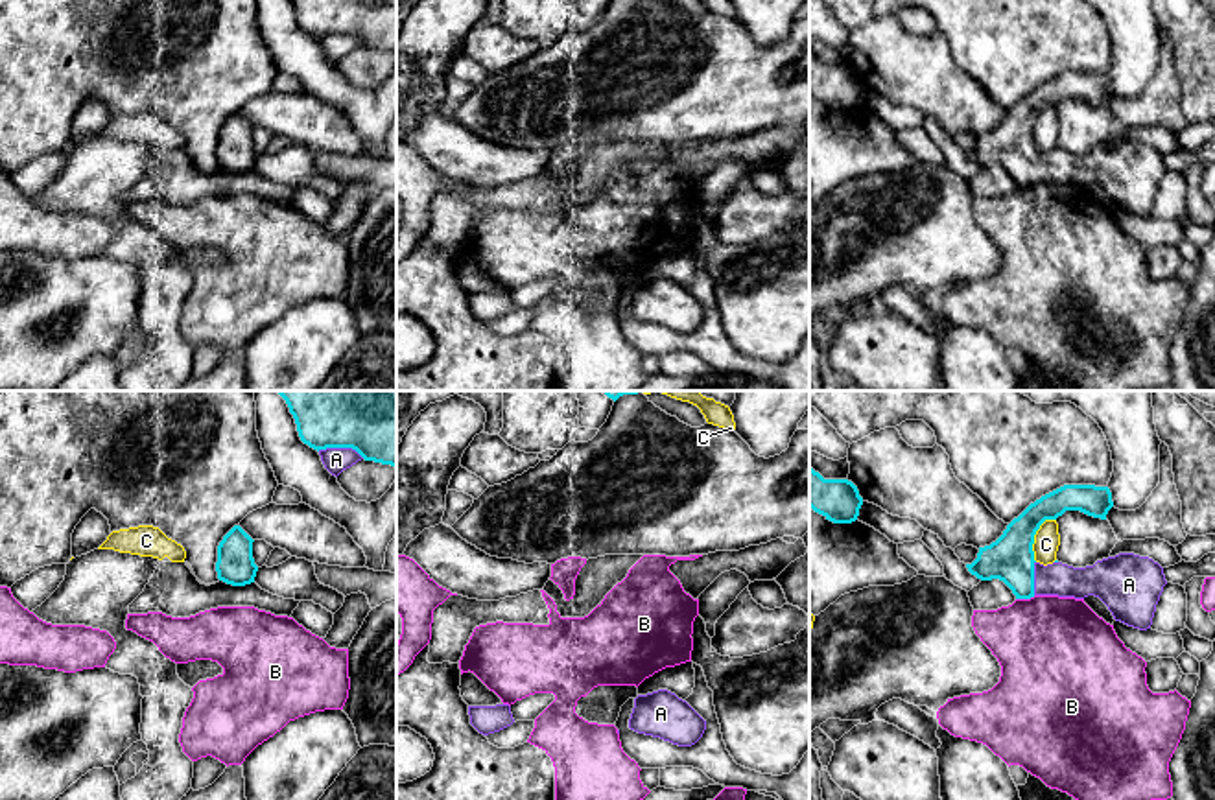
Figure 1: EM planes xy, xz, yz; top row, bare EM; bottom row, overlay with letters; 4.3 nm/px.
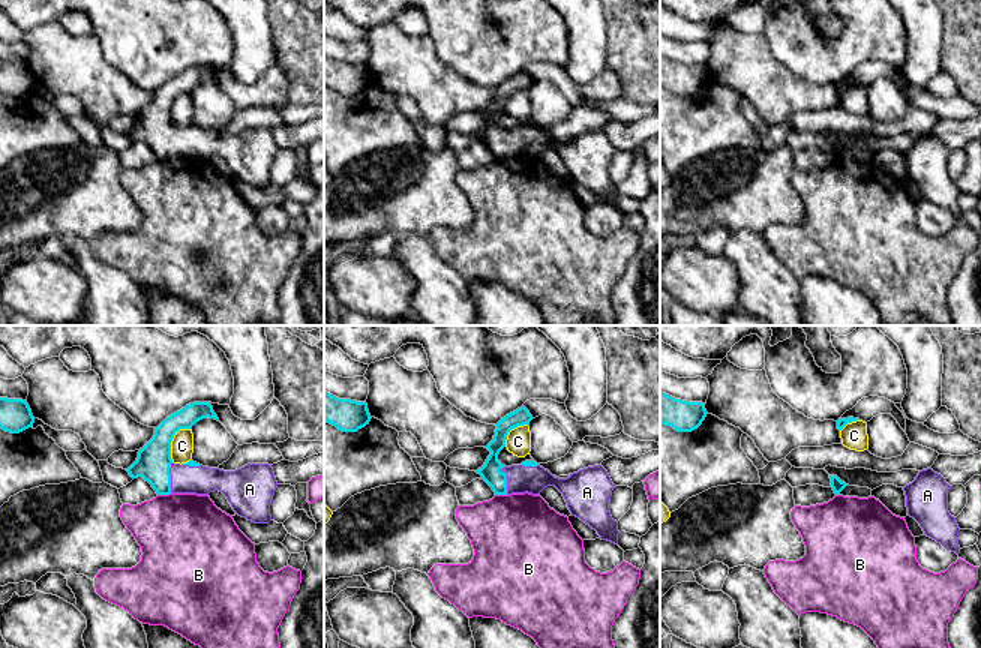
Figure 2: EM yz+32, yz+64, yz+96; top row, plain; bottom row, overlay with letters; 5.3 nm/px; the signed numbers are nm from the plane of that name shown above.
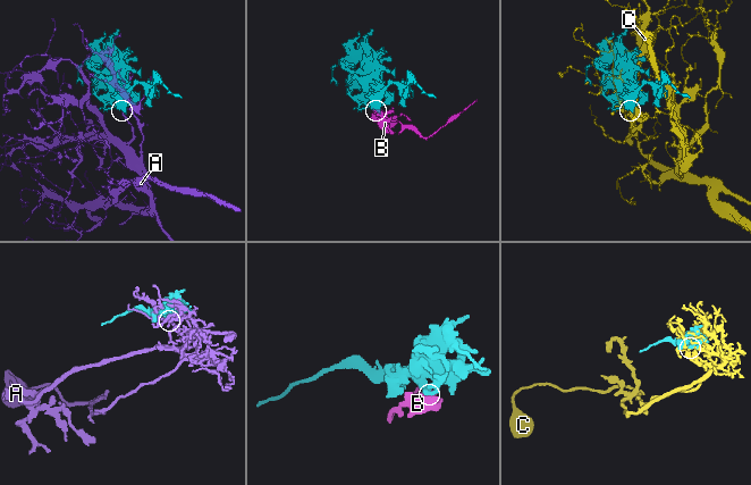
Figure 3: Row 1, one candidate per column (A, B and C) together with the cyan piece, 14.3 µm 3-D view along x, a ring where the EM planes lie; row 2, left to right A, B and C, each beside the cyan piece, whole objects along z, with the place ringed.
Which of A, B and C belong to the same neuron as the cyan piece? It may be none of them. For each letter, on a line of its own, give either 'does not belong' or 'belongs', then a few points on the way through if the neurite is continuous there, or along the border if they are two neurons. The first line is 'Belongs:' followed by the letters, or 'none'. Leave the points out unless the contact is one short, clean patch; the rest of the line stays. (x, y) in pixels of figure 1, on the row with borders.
Belongs: B
A: does not belong
B: belongs
C: does not belong

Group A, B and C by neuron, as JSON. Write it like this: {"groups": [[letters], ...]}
{"groups": [["A"], ["B"], ["C"]]}

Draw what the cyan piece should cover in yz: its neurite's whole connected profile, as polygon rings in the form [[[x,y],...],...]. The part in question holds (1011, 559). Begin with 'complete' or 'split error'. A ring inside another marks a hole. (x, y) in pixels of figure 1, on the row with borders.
split error | [[[1064,485],[1014,518],[990,546],[979,547],[977,559],[966,564],[981,581],[1003,581],[1016,601],[997,610],[973,610],[972,627],[1001,665],[999,682],[983,693],[948,699],[938,708],[938,724],[955,737],[986,745],[1009,767],[1020,765],[1047,787],[1068,793],[1075,800],[1167,800],[1173,796],[1169,761],[1182,739],[1191,700],[1176,689],[1152,693],[1147,686],[1147,662],[1125,647],[1114,625],[1099,618],[1084,599],[1034,594],[1034,535],[1045,520],[1066,511],[1080,511],[1106,520],[1114,507],[1108,487]]]

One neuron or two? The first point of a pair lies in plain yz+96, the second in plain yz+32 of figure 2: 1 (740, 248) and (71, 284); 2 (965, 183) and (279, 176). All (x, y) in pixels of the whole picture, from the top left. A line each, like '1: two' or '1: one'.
1: two
2: two

